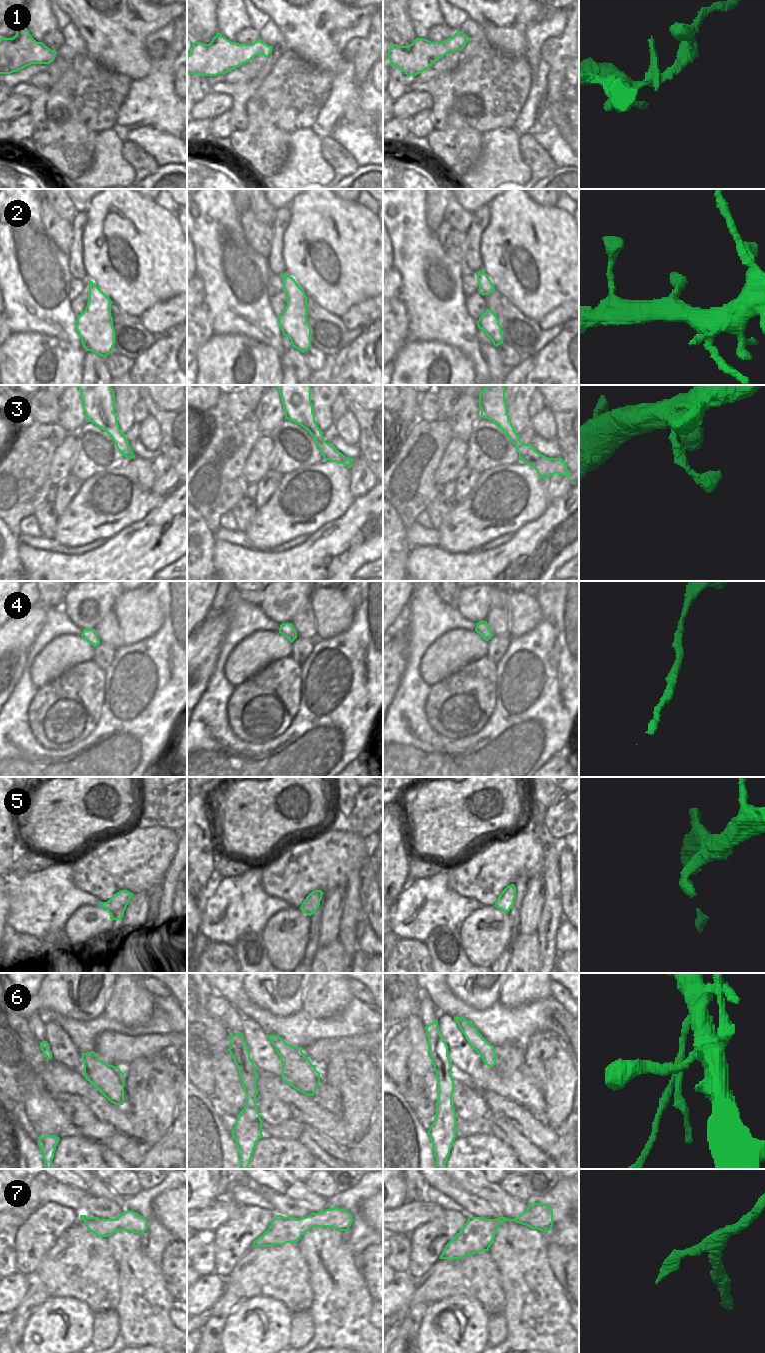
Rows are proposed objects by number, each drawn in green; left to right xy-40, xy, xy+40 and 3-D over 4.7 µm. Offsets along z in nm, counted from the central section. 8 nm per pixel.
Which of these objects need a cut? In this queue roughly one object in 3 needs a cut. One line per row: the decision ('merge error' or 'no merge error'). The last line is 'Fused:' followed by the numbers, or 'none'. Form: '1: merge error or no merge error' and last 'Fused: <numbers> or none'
1: merge error
2: no merge error
3: no merge error
4: no merge error
5: no merge error
6: merge error
7: no merge error
Fused: 1, 6

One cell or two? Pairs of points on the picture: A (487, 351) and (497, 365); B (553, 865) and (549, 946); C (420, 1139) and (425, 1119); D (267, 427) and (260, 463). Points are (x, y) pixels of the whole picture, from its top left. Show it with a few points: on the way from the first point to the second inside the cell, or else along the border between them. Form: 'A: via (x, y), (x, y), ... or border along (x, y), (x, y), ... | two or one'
A: via (490, 354), (494, 362) | one
B: via (551, 885), (550, 926) | one
C: border along (410, 1106), (421, 1125), (427, 1131) | two
D: border along (263, 433), (270, 434) | two

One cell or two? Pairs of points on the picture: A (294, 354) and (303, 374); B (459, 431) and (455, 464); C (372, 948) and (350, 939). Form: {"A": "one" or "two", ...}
{"A": "one", "B": "two", "C": "two"}

